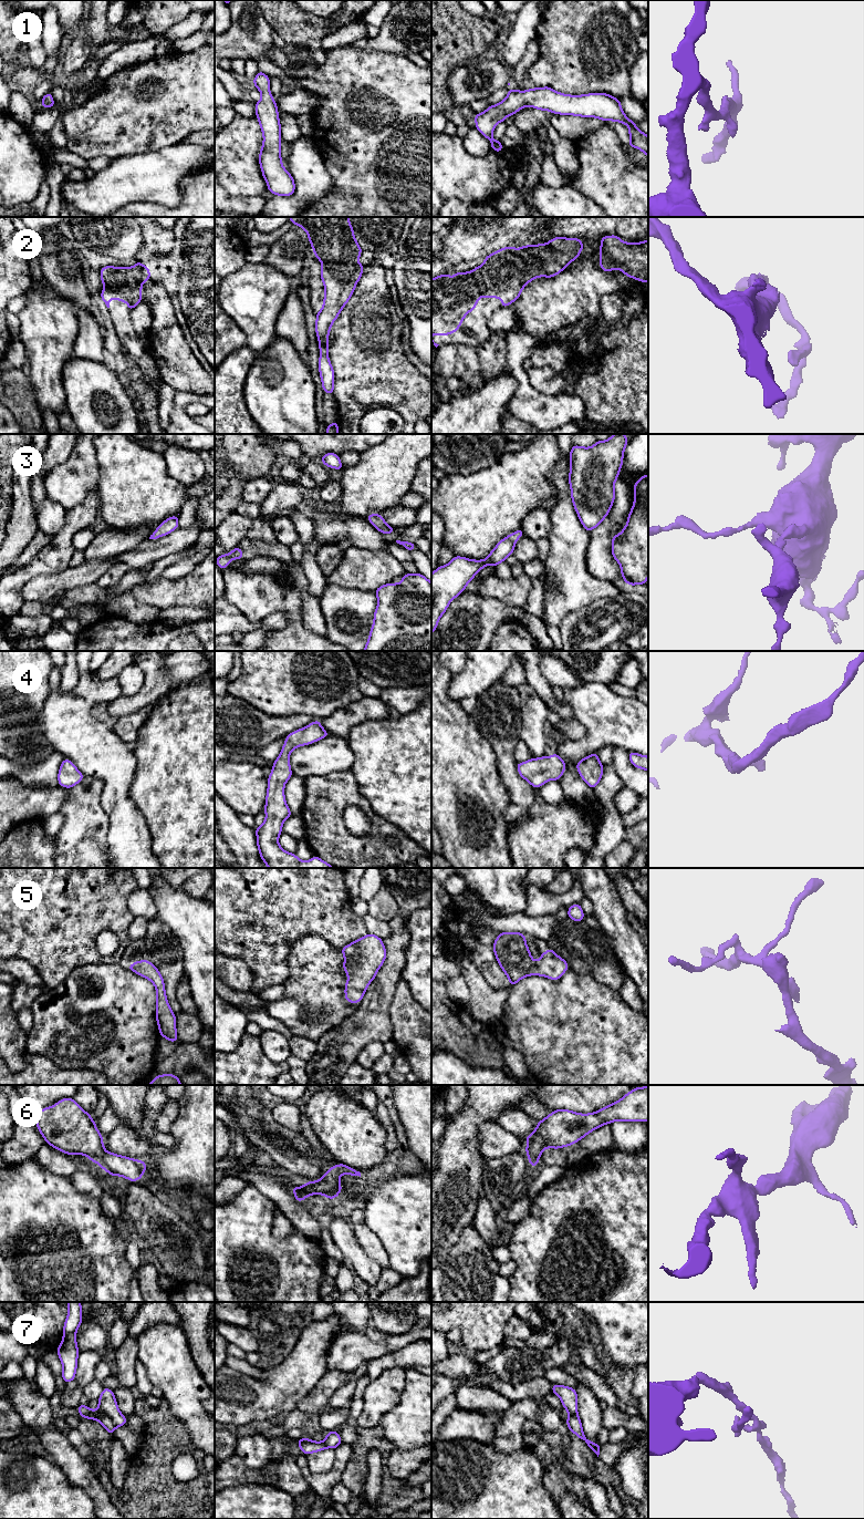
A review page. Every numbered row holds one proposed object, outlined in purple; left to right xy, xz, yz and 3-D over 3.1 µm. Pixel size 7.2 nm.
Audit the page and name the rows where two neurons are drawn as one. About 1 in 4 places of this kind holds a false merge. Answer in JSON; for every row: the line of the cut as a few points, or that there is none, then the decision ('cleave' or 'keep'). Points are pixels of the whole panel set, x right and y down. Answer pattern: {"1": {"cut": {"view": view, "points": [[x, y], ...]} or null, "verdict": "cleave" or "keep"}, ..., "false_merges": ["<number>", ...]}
{"1": {"cut": null, "verdict": "keep"}, "2": {"cut": null, "verdict": "keep"}, "3": {"cut": null, "verdict": "keep"}, "4": {"cut": null, "verdict": "keep"}, "5": {"cut": null, "verdict": "keep"}, "6": {"cut": null, "verdict": "keep"}, "7": {"cut": {"view": "xy", "points": [[99, 1407], [115, 1427]]}, "verdict": "cleave"}, "false_merges": ["7"]}

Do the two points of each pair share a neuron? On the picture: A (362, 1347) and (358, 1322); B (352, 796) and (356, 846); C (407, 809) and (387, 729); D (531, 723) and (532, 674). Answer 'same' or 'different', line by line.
A: different
B: same
C: same
D: different

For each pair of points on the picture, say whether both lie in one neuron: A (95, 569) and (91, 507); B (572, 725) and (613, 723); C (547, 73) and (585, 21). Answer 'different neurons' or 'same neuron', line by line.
A: different neurons
B: different neurons
C: different neurons

